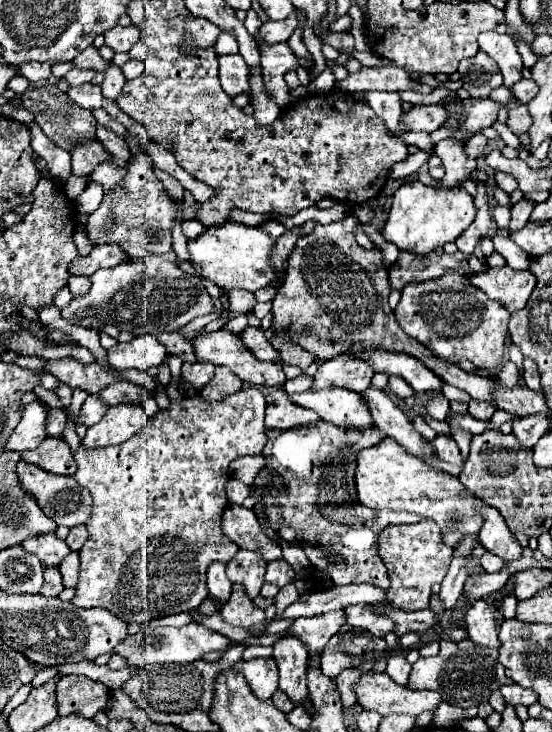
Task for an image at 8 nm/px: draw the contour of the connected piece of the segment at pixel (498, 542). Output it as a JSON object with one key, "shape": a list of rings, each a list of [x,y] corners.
{"shape":[[[483,504],[483,506],[477,506],[477,512],[483,516],[483,526],[481,526],[481,532],[479,532],[481,544],[505,562],[521,558],[523,548],[517,544],[517,540],[509,532],[499,510]]]}

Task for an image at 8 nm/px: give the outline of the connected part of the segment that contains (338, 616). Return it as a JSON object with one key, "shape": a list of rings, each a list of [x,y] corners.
{"shape":[[[341,610],[311,616],[311,618],[301,616],[299,620],[293,620],[293,624],[289,628],[289,636],[301,640],[309,652],[321,652],[325,648],[325,644],[329,642],[329,638],[343,624],[345,624],[345,620],[343,620]]]}

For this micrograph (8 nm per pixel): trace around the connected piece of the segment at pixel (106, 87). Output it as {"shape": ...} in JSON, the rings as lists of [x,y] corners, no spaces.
{"shape":[[[109,62],[107,64],[107,70],[105,70],[103,84],[101,84],[103,96],[109,98],[109,100],[115,100],[119,96],[121,88],[123,88],[123,84],[125,84],[125,76],[121,74],[121,70],[113,62]]]}

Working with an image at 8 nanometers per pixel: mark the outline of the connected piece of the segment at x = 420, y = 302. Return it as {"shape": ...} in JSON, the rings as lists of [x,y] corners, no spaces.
{"shape":[[[445,272],[441,278],[407,284],[395,308],[397,324],[431,352],[451,364],[471,360],[477,368],[497,372],[503,366],[509,312],[469,282],[469,276]]]}

